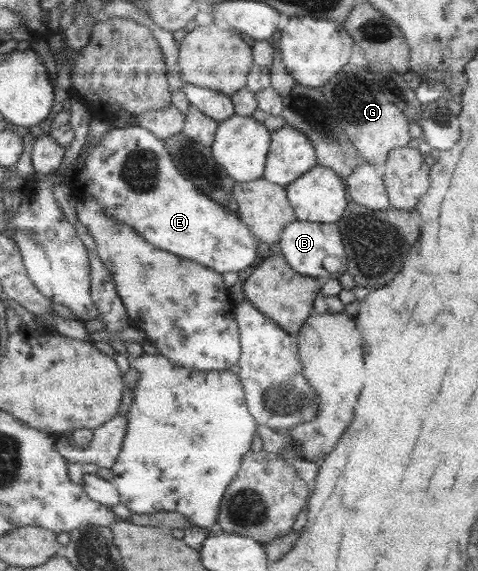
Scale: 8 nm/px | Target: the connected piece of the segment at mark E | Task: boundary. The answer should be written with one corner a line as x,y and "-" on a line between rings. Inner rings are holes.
132,124
124,129
117,126
99,142
99,146
89,146
83,154
84,169
75,180
78,188
84,190
102,204
106,204
106,212
118,220
118,224
126,224
130,229
137,229
150,244
158,246
166,252
200,262
223,275
226,272
242,272
249,270
258,258
259,240
238,212
220,206
210,200
193,180
178,168
177,161
170,154
166,140
156,136
149,128

